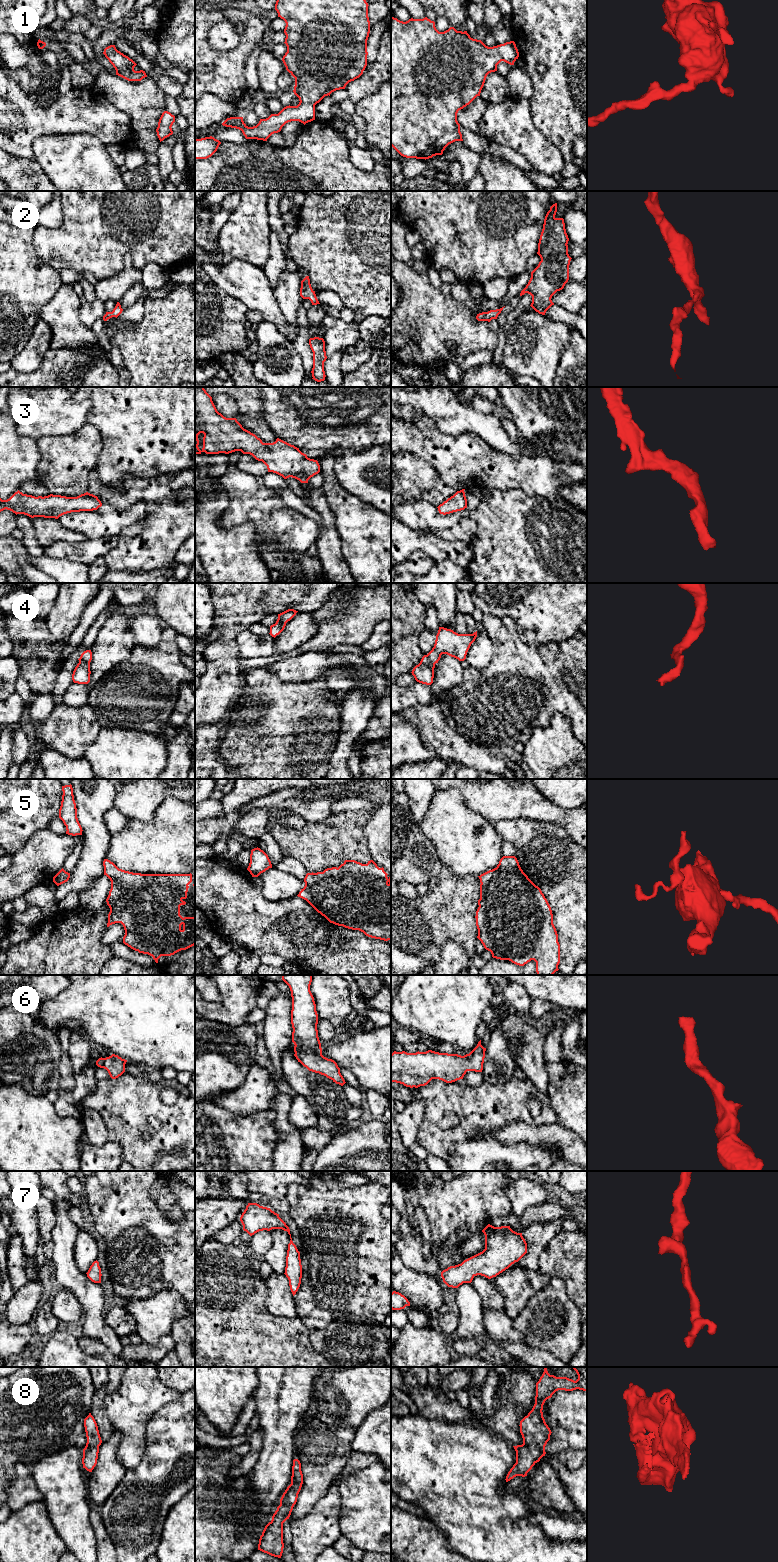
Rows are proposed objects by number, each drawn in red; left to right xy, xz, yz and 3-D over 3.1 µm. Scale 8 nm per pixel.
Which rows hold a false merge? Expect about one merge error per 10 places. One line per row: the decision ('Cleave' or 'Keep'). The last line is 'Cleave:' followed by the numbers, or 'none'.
1: Keep
2: Keep
3: Keep
4: Keep
5: Keep
6: Keep
7: Keep
8: Keep
Cleave: none

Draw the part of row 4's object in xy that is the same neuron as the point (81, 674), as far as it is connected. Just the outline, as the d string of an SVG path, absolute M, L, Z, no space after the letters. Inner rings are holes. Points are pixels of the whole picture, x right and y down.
M91 650L84 651L80 658L78 659L79 663L75 667L72 680L74 683L78 684L88 684L90 682L90 662L92 660Z

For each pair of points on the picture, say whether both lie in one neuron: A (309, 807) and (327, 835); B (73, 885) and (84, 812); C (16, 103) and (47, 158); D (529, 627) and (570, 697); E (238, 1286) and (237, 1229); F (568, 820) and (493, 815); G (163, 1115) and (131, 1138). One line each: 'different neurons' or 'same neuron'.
A: different neurons
B: same neuron
C: different neurons
D: different neurons
E: different neurons
F: same neuron
G: same neuron

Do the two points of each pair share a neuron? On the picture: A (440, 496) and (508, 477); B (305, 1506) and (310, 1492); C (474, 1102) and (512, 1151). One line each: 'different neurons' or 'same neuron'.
A: same neuron
B: same neuron
C: different neurons

